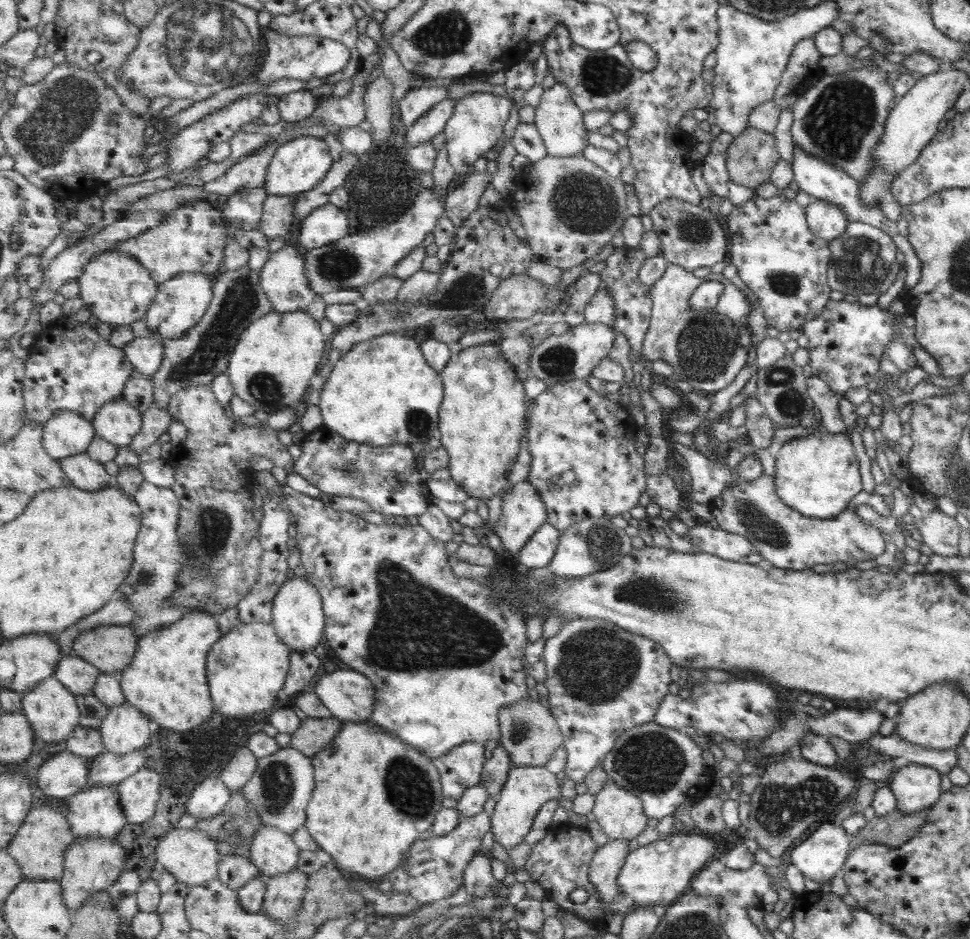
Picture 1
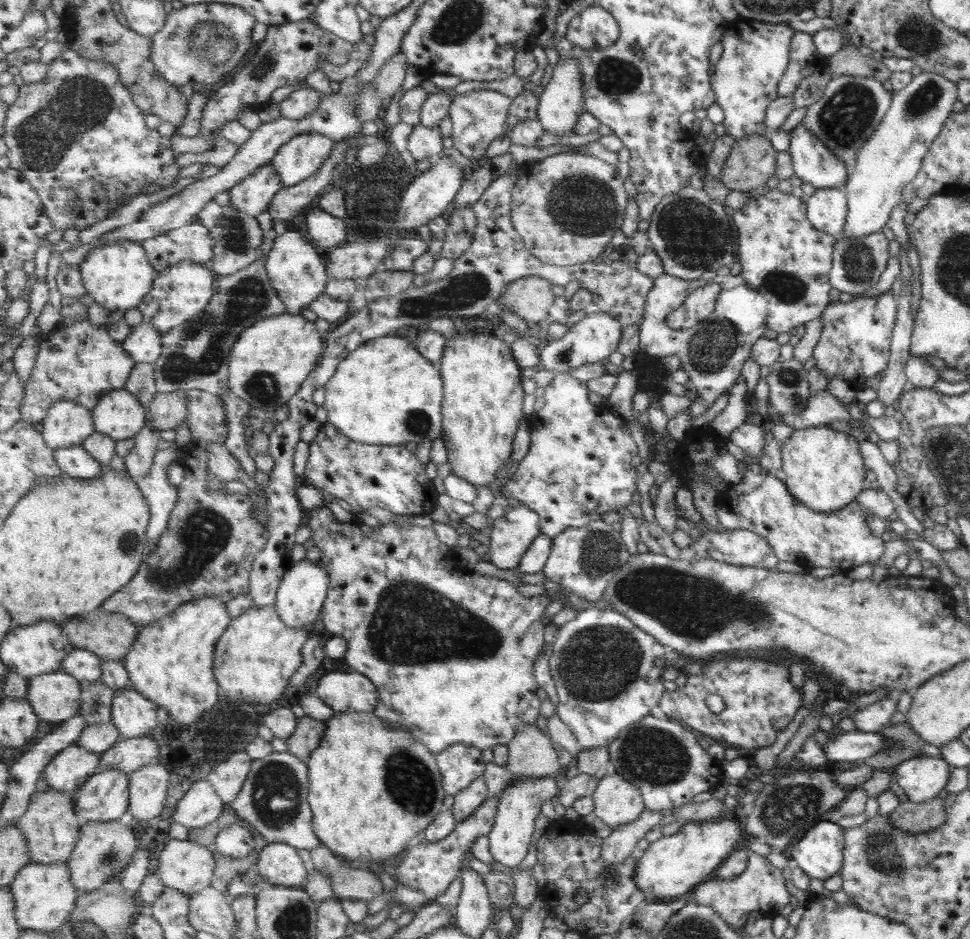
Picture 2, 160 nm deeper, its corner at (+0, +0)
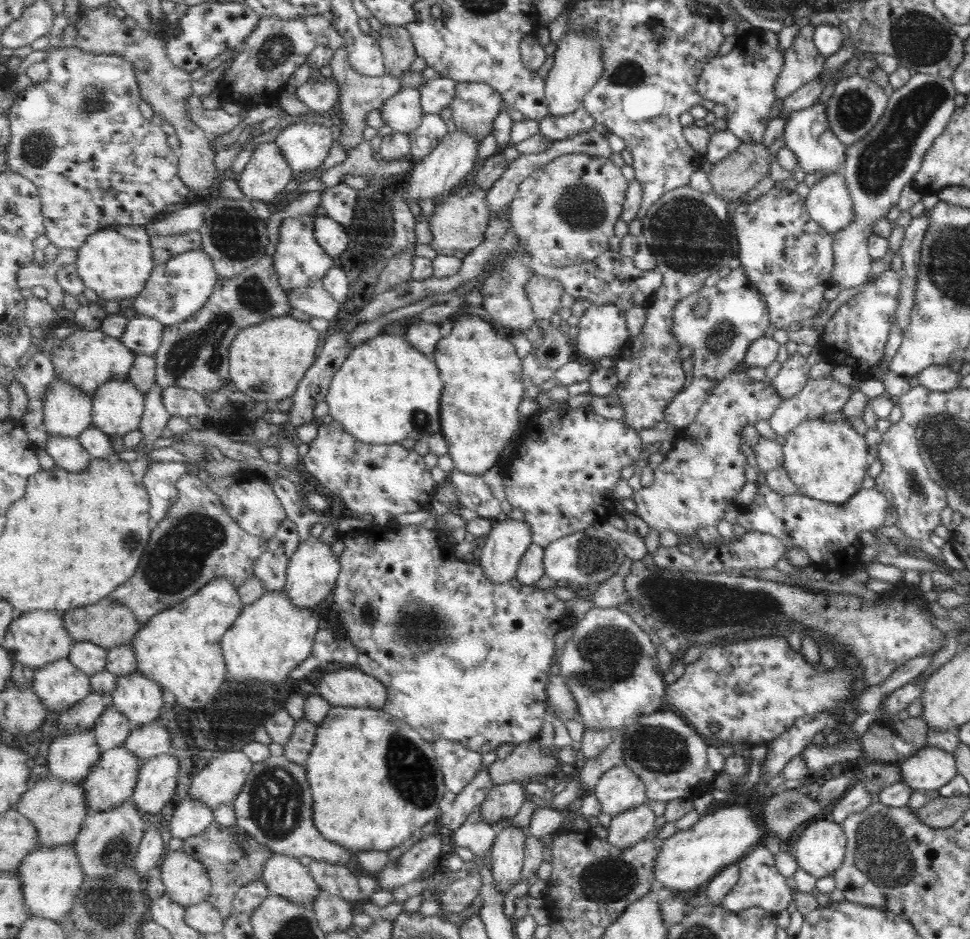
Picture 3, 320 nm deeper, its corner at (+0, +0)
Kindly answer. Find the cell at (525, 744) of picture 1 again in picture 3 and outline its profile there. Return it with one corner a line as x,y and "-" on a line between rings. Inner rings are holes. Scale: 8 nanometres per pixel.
536,740
527,743
522,743
514,746
513,753
508,758
498,759
489,766
489,773
491,774
491,779
493,779
493,785
506,784
519,782
522,783
525,780
533,781
536,776
554,776
559,774
559,759
557,756
551,756
551,751
549,755
543,754
539,742

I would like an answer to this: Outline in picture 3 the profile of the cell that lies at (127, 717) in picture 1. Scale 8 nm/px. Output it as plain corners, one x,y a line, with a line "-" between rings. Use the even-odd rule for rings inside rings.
141,671
117,678
112,703
132,725
151,724
163,710
163,689

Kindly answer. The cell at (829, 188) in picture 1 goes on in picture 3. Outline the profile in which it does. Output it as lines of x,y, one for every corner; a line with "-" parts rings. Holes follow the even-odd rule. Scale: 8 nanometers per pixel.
813,103
807,108
792,112
783,124
784,147
788,148
797,159
801,170
816,175
816,178
823,174
839,173
842,160
844,159
844,146
835,138
829,130
826,117
825,103

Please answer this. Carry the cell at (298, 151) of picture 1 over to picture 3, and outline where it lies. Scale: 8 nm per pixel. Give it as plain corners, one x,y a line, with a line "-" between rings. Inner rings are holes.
299,119
282,128
275,138
295,174
319,168
333,148
331,128

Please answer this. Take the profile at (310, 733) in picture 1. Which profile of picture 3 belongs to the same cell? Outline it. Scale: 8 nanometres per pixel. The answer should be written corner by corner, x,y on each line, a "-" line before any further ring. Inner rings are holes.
302,718
297,721
295,732
284,747
284,756
293,763
306,765
313,748
316,748
316,736
319,726

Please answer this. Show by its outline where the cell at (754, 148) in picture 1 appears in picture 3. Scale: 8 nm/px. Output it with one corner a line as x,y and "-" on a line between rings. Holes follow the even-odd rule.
741,143
731,154
712,164
706,174
715,195
739,198
768,174
763,160
767,150
761,143

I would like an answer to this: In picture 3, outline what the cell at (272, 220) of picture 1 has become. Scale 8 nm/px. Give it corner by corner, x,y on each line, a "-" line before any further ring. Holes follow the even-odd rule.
346,48
337,49
334,51
332,59
329,62
330,68
337,79
340,86
340,109
343,116
343,127
339,136
340,144
343,146
343,150
346,154
349,154
356,146
359,146
363,139
363,130
367,128
367,114
371,110
381,110
384,102
387,102
388,98
395,96
401,89
401,82
396,76
367,76
357,72
352,64
347,60

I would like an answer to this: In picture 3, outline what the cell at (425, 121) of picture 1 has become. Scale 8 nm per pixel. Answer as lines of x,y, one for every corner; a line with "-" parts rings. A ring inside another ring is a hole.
447,77
427,79
419,86
422,94
422,107
429,114
441,114
443,108
449,107
456,95
456,80

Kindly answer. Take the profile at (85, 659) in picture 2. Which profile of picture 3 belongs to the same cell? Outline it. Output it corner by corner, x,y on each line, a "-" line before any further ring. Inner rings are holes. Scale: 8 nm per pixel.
76,641
68,659
92,677
106,669
108,651
91,641

